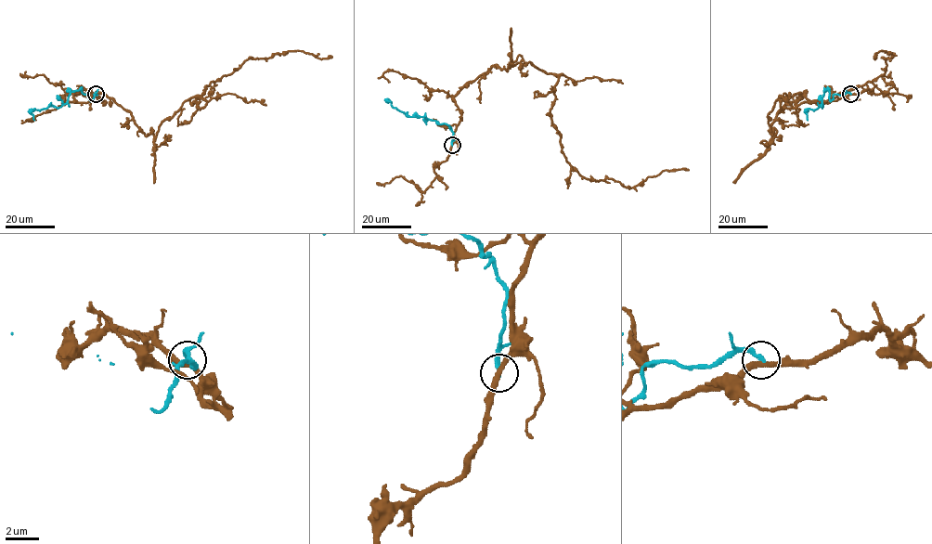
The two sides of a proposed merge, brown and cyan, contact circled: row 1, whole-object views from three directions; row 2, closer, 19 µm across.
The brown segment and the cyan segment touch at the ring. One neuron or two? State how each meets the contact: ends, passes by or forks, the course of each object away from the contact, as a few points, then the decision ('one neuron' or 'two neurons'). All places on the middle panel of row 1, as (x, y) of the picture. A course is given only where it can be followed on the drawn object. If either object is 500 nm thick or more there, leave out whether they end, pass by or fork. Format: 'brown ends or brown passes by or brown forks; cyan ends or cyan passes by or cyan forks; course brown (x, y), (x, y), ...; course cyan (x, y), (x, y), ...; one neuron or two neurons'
brown passes by; cyan ends; course brown (452, 145), (460, 89), (494, 65), (530, 62), (563, 74), (550, 118), (582, 176), (630, 187), (689, 170); course cyan (452, 145), (451, 128), (447, 124), (438, 123), (424, 116), (407, 116), (391, 102); two neurons

